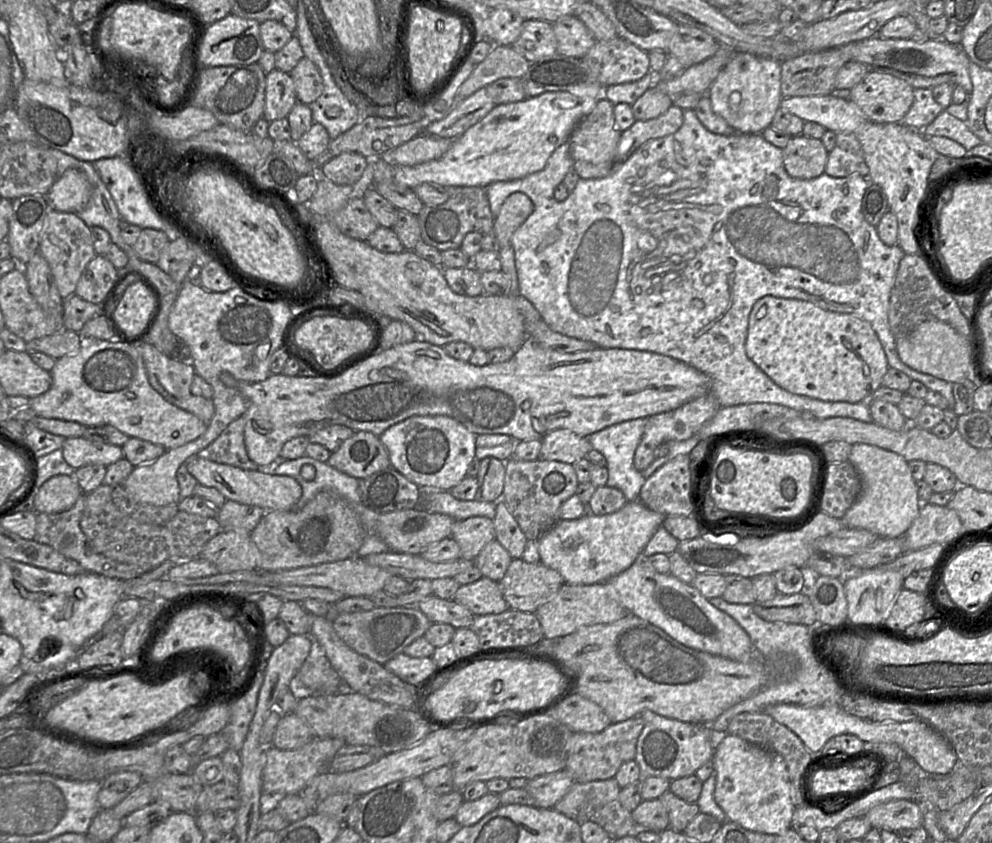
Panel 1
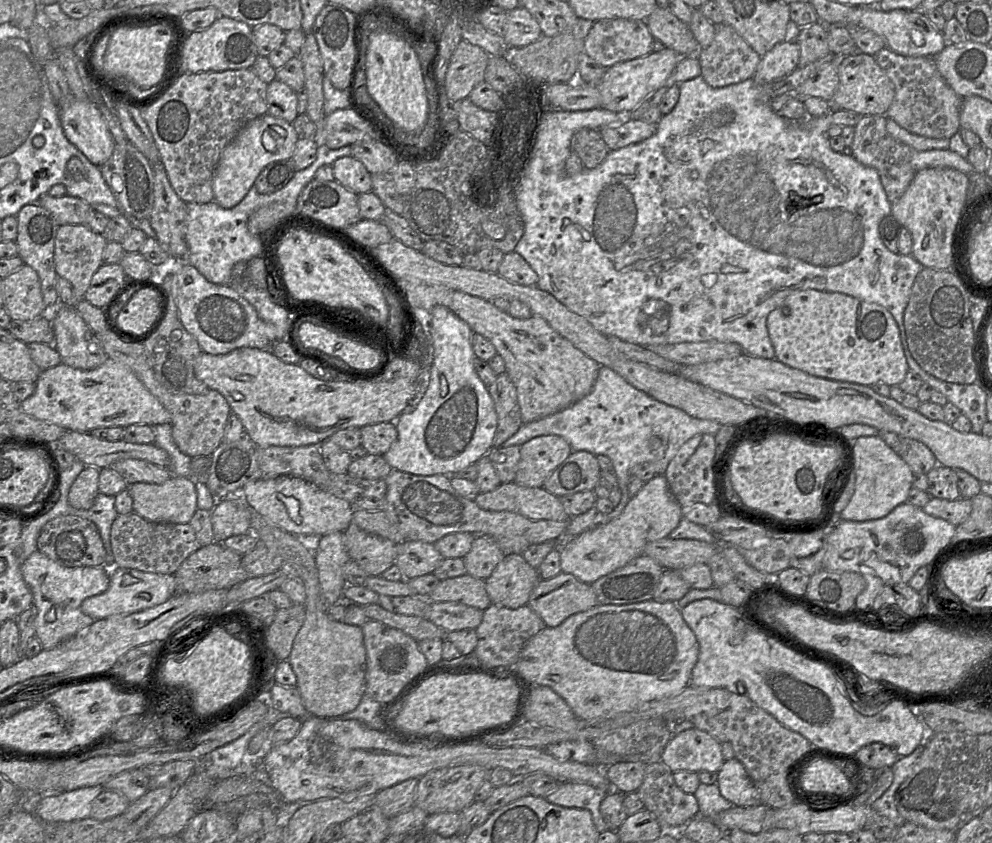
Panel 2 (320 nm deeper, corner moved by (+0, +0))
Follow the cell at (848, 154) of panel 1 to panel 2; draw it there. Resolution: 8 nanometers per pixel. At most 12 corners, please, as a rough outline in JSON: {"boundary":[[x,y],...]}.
{"boundary":[[887,115],[861,116],[851,155],[877,171],[890,203],[927,168],[975,172],[948,150],[895,140]]}

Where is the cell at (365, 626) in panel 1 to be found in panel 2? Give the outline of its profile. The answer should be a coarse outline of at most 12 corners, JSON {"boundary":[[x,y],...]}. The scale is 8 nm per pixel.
{"boundary":[[432,602],[424,619],[446,630],[476,629],[483,612]]}

